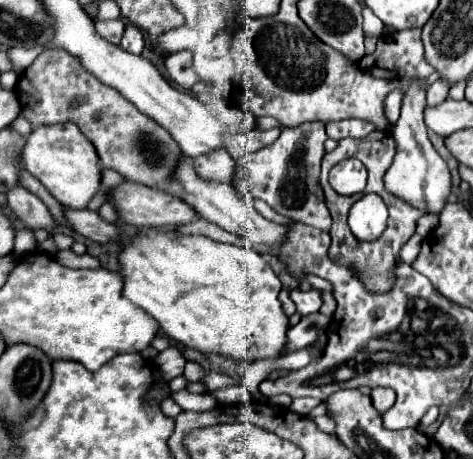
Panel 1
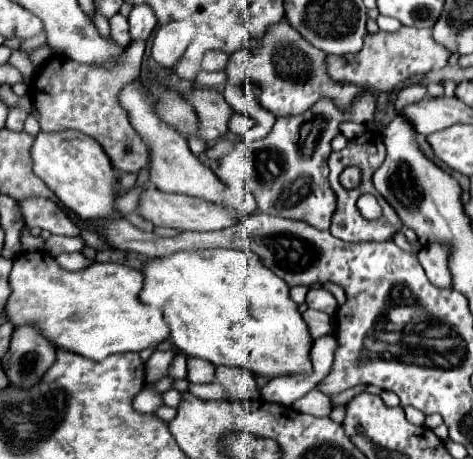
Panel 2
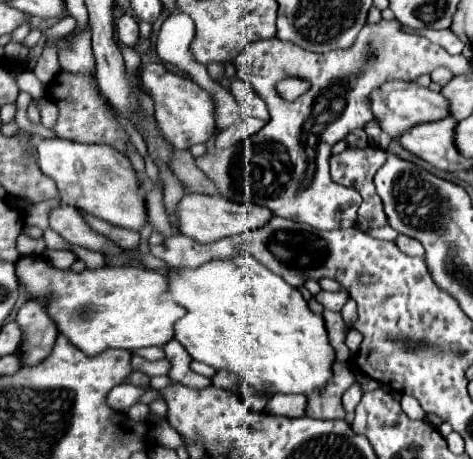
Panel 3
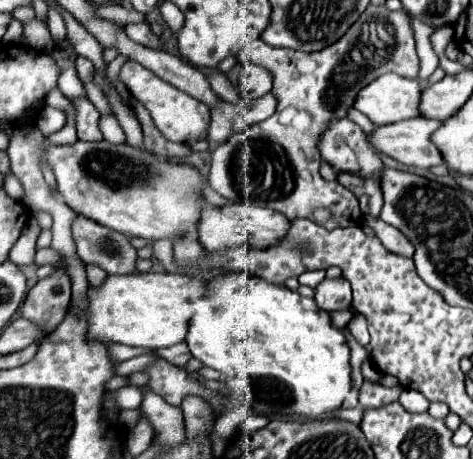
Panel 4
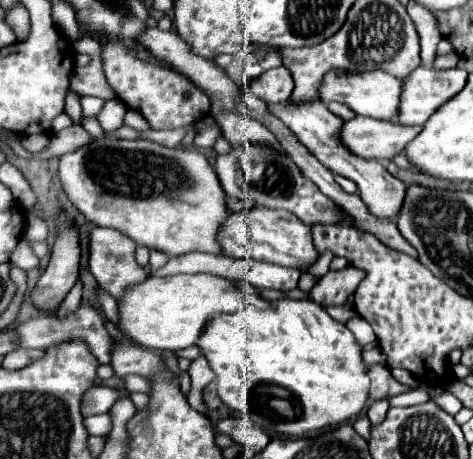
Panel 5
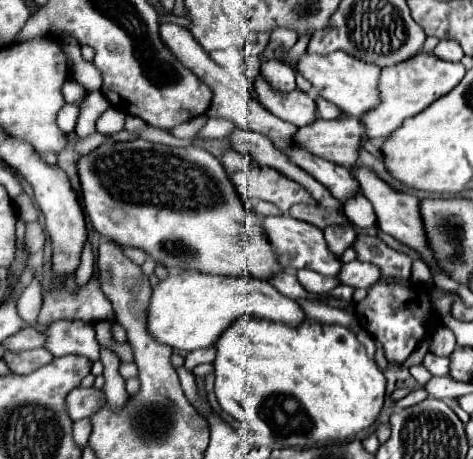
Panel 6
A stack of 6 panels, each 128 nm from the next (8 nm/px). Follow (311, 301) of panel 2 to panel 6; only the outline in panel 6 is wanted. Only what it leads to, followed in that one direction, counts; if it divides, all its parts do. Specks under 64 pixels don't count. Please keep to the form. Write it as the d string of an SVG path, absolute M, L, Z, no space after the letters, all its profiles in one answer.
M348 262L340 270L340 282L348 284L352 288L368 288L380 278L380 268L372 262Z

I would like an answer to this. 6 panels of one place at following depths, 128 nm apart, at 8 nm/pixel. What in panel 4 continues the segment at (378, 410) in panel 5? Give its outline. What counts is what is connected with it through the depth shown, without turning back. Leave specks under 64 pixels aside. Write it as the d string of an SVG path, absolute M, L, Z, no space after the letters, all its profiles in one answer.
M364 382L362 388L360 388L360 406L364 410L376 410L376 408L382 408L386 404L392 404L398 400L402 392L402 386L396 386L396 388L386 388L382 384L370 384L370 382Z

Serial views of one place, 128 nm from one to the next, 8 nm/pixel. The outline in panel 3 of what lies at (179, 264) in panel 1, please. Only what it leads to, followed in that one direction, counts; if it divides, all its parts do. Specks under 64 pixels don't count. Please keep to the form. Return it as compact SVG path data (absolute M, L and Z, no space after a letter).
M246 254L232 260L214 260L212 264L202 264L196 270L178 268L178 272L168 274L168 278L168 296L186 308L186 316L176 320L174 338L188 350L194 360L200 360L216 370L228 370L240 378L240 384L264 396L310 396L314 392L322 392L332 380L336 350L330 344L322 314L314 314L298 288L268 272L268 268L264 268L252 256Z

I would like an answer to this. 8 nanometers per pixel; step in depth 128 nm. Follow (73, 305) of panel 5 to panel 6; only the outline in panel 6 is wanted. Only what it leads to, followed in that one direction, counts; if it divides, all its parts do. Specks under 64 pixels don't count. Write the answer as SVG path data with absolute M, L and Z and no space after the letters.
M86 242L82 248L82 260L80 266L76 270L76 284L82 286L86 284L86 280L90 280L94 274L94 254L92 254L92 244Z

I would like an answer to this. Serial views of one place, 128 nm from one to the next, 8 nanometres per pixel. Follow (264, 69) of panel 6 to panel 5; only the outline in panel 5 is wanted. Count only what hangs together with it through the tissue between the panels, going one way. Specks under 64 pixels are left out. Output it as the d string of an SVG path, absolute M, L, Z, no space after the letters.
M278 66L278 68L266 70L258 78L254 78L250 82L248 90L260 100L282 102L282 100L290 98L292 90L294 90L294 80L286 66Z

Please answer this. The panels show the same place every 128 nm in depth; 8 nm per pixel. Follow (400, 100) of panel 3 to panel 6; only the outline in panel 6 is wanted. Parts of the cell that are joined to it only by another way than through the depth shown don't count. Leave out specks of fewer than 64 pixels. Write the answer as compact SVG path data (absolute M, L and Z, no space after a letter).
M336 50L336 52L328 54L328 56L304 52L298 58L296 68L298 68L298 74L302 74L320 92L320 96L324 100L336 104L350 118L360 118L364 110L368 110L368 108L378 104L376 80L378 80L380 68L376 64L362 62L362 60L342 52L342 50Z

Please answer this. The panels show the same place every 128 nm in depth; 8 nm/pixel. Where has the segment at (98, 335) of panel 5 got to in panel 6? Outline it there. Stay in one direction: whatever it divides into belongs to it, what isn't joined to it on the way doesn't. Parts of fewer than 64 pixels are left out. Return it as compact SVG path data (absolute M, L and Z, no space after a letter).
M58 320L48 326L46 336L48 336L46 350L50 350L54 356L76 354L92 362L100 358L100 344L96 342L94 328L90 324L84 324L80 320L74 320L74 322Z

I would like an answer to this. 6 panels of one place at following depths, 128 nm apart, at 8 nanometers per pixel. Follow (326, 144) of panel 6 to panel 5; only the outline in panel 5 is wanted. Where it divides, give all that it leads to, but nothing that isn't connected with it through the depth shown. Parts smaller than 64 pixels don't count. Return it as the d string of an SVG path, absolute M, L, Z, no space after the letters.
M356 116L342 124L338 140L358 158L390 160L420 132L420 126L400 126L388 120Z

